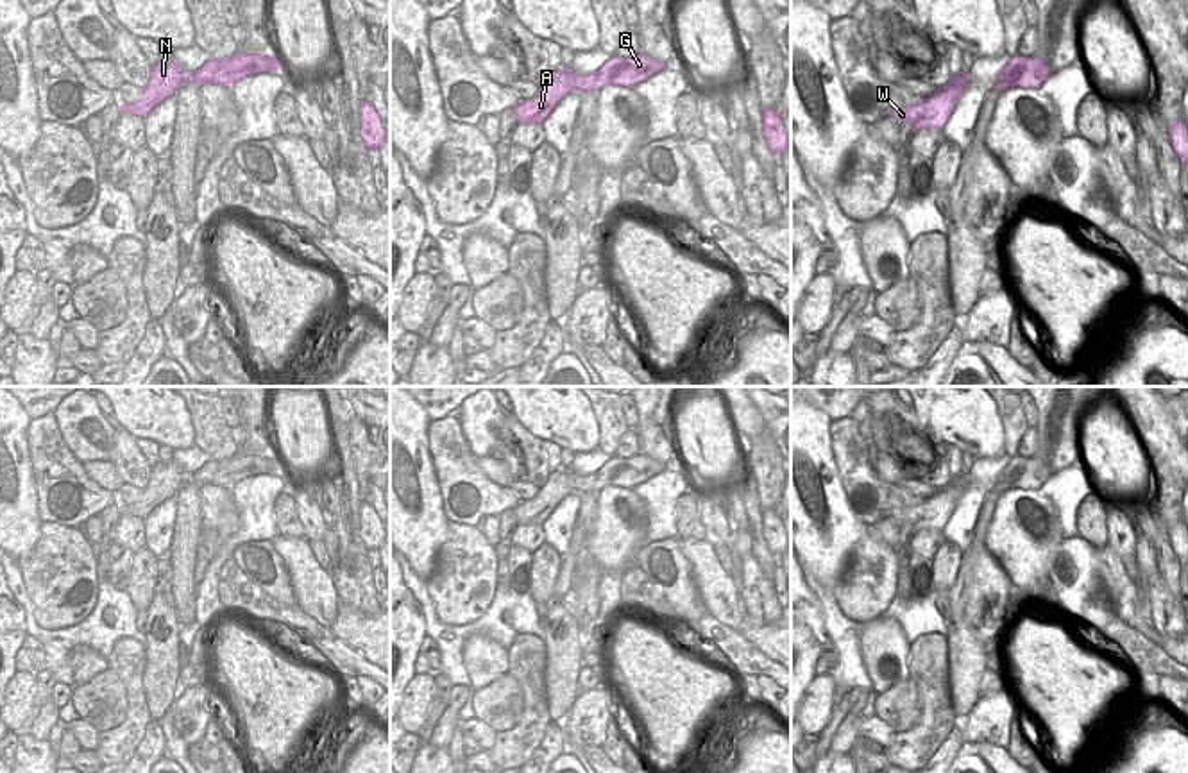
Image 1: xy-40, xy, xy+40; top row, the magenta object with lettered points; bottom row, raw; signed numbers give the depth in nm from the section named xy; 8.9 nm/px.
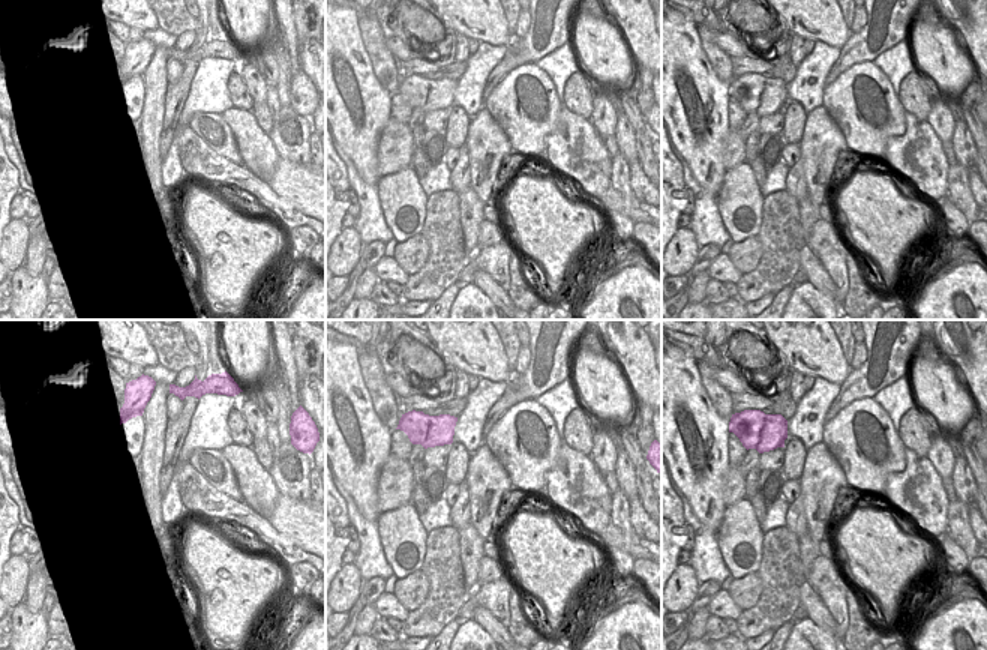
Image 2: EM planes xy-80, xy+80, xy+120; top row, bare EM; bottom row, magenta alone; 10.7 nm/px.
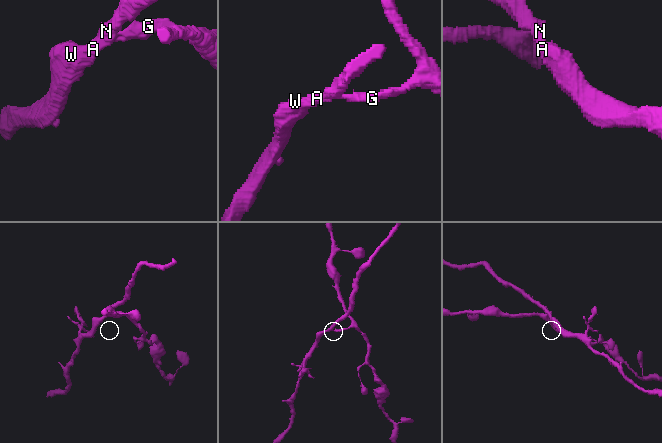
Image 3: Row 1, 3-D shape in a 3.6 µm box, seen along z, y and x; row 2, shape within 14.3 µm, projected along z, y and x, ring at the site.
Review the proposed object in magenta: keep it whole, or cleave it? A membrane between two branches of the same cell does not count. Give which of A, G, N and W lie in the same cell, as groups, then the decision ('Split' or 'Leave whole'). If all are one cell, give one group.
Groups: A N W / G. Split

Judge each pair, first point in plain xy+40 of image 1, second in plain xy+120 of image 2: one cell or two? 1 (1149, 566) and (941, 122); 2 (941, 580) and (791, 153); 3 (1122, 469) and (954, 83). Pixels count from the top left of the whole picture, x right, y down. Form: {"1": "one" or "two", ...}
{"1": "two", "2": "two", "3": "one"}

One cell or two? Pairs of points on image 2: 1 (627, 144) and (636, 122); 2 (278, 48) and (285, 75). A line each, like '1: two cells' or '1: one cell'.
1: two cells
2: one cell

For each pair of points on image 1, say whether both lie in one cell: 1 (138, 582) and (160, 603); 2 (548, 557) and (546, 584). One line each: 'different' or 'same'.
1: different
2: same

